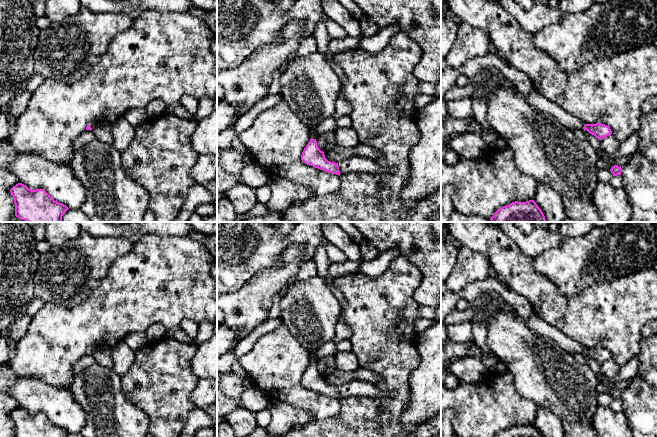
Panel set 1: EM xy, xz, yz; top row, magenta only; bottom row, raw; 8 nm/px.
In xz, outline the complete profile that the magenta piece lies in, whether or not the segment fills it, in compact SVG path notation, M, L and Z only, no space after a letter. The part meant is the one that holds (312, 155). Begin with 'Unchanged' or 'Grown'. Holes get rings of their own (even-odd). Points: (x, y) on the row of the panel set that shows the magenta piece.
Unchanged. M310 139L302 152L301 160L307 165L340 176L338 163L328 161L325 158L324 152L319 149L316 139Z

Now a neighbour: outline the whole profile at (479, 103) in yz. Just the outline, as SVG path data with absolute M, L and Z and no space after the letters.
M482 95L472 98L472 112L475 120L487 130L494 130L487 120L488 99Z

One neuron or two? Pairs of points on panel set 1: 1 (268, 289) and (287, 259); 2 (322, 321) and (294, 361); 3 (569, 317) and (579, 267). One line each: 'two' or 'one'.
1: one
2: two
3: two

